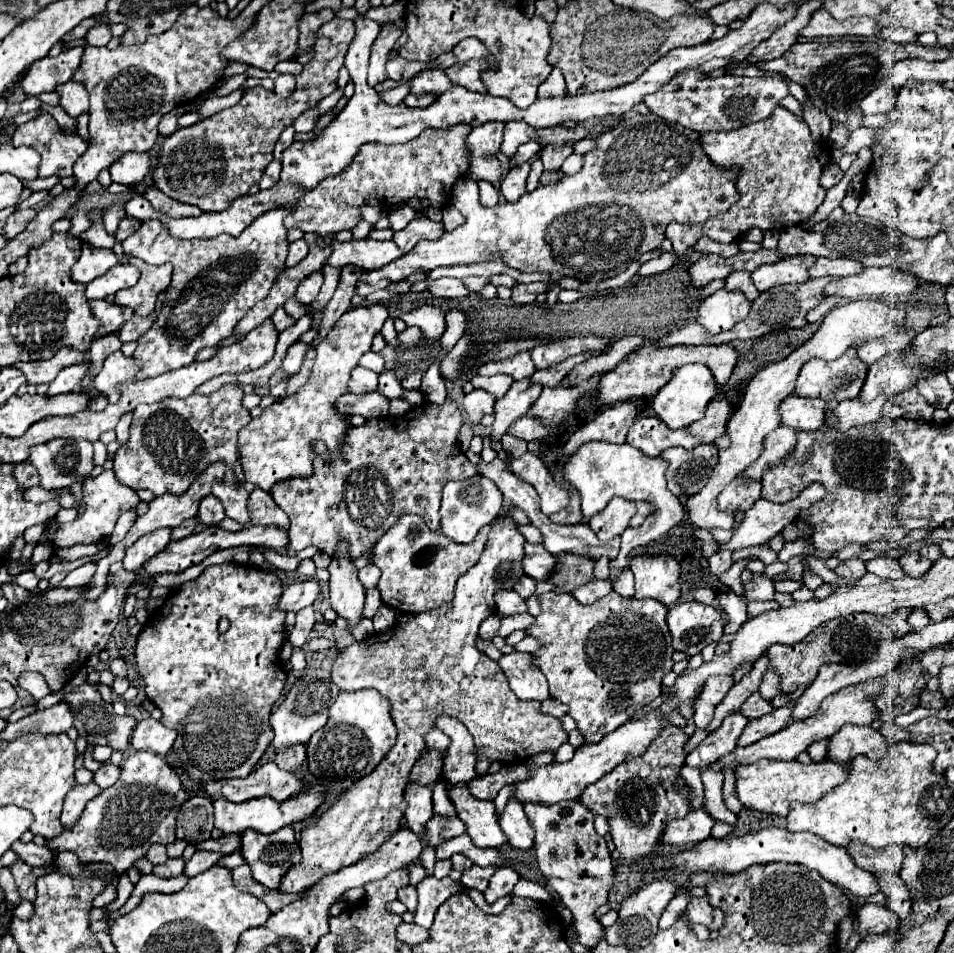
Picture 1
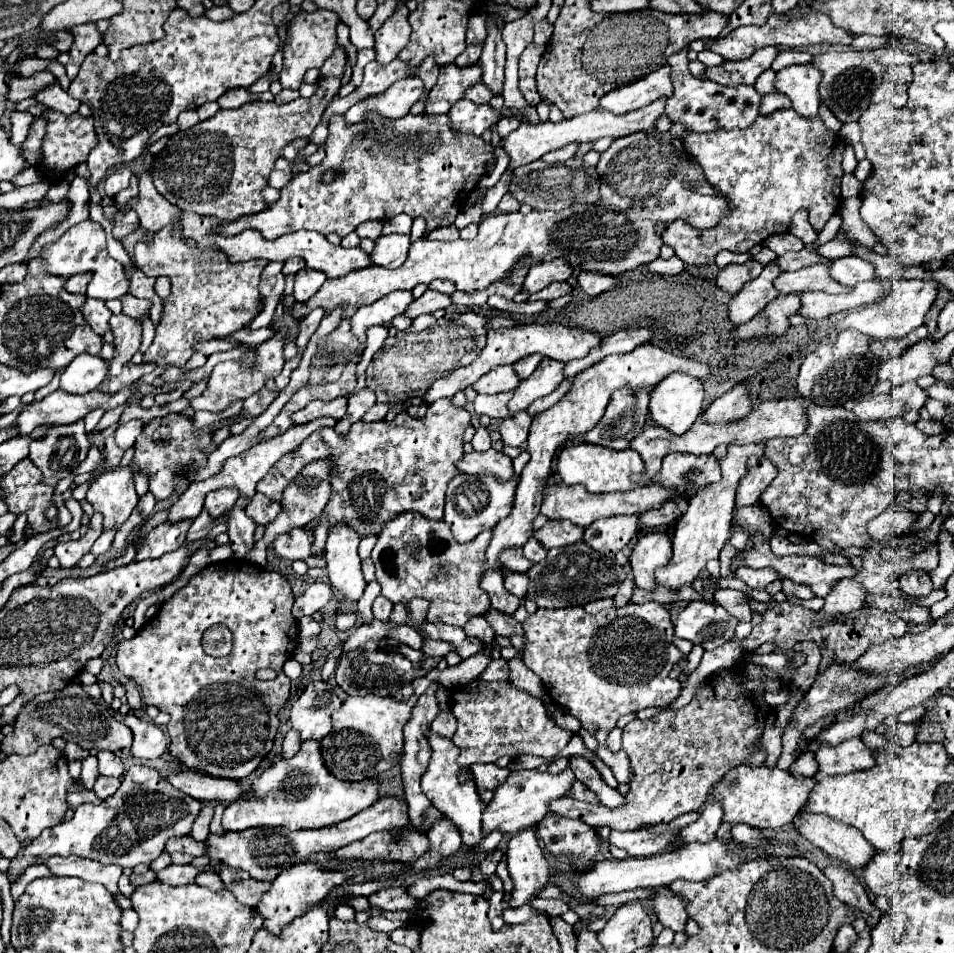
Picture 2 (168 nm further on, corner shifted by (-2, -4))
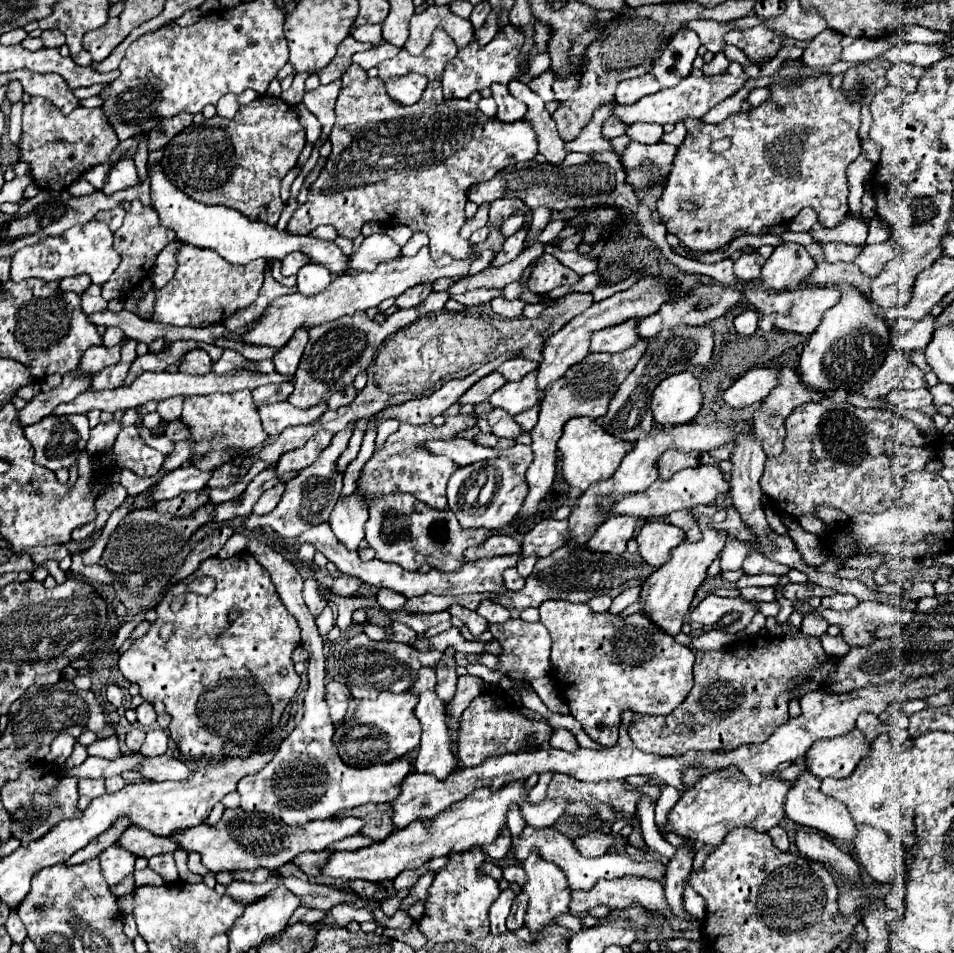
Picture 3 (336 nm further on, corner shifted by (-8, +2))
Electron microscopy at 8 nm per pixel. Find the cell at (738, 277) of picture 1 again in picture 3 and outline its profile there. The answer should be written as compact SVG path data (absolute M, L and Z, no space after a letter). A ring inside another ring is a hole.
M758 252L752 254L742 254L736 262L734 262L734 274L740 280L752 280L760 276L760 268L764 266L764 258Z

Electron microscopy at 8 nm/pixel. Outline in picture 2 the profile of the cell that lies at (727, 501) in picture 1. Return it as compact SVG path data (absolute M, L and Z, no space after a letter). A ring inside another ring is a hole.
M752 456L748 460L748 474L738 484L736 506L752 506L758 502L762 490L776 476L776 466L766 456Z

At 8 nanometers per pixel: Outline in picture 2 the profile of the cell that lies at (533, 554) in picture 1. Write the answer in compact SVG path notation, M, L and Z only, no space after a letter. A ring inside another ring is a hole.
M506 548L506 550L500 554L498 562L500 562L506 570L512 570L512 572L526 572L526 570L530 570L530 566L532 566L532 562L528 562L528 560L522 556L522 550L520 550L520 548Z

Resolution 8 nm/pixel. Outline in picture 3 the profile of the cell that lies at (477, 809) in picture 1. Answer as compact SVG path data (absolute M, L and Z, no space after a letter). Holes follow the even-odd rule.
M420 668L418 672L418 680L414 682L414 686L410 688L416 696L418 696L418 706L416 706L416 718L422 724L422 742L420 742L420 750L416 756L416 772L424 772L424 774L434 774L440 780L446 780L460 764L456 752L454 752L454 744L450 740L450 728L446 726L446 714L444 714L444 702L436 696L434 692L436 686L436 674L432 668Z

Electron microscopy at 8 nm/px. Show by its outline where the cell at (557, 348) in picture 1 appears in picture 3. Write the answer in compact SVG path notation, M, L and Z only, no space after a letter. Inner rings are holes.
M512 358L508 362L504 362L500 368L496 368L496 372L500 372L506 380L514 382L514 380L522 380L528 372L534 372L540 364L528 358Z

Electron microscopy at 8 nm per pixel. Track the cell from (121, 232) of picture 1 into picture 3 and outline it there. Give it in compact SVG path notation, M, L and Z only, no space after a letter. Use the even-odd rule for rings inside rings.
M118 206L118 208L114 208L114 210L98 212L98 214L96 214L96 220L104 220L104 222L110 226L110 230L112 230L112 232L116 232L116 230L122 226L124 216L126 216L124 208L120 208L120 206Z

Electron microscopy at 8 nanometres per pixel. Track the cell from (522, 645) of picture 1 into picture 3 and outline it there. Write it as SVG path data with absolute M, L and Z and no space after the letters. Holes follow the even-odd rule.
M450 628L450 630L446 630L446 632L442 632L442 634L438 634L438 636L434 636L434 638L422 638L422 640L418 640L416 644L414 644L418 650L422 648L422 650L426 650L426 648L436 648L436 650L440 650L440 652L444 652L446 648L454 648L454 650L458 650L458 652L470 652L470 654L478 654L478 652L484 652L484 648L486 648L486 642L468 642L462 634L460 634L460 630L458 628Z

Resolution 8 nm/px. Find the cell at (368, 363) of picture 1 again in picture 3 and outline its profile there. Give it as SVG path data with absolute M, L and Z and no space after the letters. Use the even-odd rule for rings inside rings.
M349 385L345 390L334 393L328 400L328 409L336 411L339 407L347 406L356 397L354 385Z

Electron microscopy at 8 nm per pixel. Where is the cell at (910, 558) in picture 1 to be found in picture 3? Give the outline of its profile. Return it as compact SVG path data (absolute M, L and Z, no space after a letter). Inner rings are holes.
M914 582L906 592L904 598L910 598L914 602L918 602L924 596L934 596L934 584L932 582Z

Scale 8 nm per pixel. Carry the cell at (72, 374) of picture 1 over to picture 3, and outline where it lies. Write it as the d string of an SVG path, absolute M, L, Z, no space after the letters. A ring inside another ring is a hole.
M92 346L88 352L84 352L80 364L78 364L78 376L92 376L100 372L100 368L112 366L120 360L120 346L106 348L106 346Z

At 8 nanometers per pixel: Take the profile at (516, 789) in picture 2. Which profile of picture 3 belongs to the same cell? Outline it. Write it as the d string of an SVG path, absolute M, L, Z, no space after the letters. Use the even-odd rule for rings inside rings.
M514 780L512 784L504 784L504 788L496 792L492 792L490 788L480 788L472 792L468 798L446 808L444 812L440 812L440 816L434 816L432 820L416 820L408 828L392 832L382 842L374 842L360 850L332 854L330 862L324 868L324 874L342 880L394 880L402 870L420 868L424 862L436 856L448 856L450 852L464 852L472 846L496 842L496 836L500 836L500 830L508 822L510 806L520 806L524 802L530 802L530 788L526 788L526 780Z

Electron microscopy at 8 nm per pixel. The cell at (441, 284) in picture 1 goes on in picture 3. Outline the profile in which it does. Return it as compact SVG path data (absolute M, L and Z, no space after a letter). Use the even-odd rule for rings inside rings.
M432 292L432 296L428 296L428 300L424 300L424 304L418 304L416 308L408 308L408 310L398 310L392 316L388 316L384 320L384 324L370 320L366 316L366 312L356 312L352 316L342 316L340 320L332 320L322 326L314 326L310 330L310 340L302 354L300 366L294 374L296 388L290 394L288 402L298 408L308 408L308 406L326 402L334 392L344 390L348 384L352 384L360 370L368 368L368 364L372 362L372 358L376 354L376 348L384 342L384 338L388 334L416 322L418 318L422 318L434 310L444 310L448 298L450 296L446 292Z

